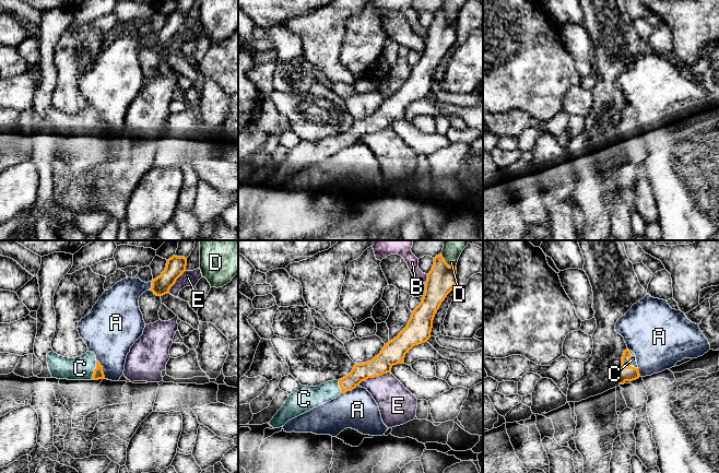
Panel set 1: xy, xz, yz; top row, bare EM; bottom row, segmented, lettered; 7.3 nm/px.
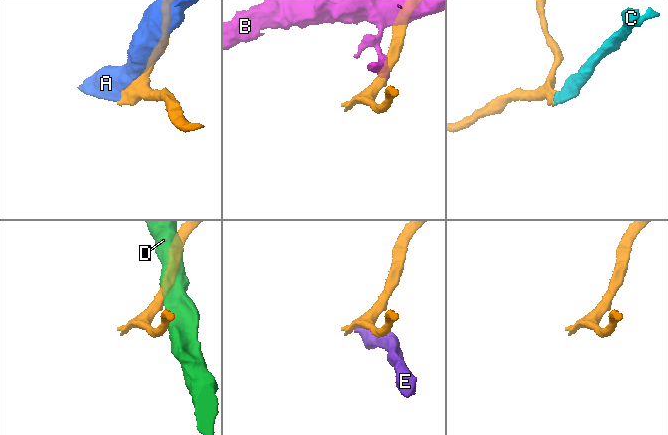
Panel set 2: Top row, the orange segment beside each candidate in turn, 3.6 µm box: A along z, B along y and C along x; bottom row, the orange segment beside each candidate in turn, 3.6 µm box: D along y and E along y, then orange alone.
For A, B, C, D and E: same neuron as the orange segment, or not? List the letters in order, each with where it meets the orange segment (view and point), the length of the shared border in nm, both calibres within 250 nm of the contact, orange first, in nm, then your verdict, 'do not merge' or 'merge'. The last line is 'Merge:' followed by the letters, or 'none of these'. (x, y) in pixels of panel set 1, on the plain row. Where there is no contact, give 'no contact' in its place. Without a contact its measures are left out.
A: xy (102, 125) | 150 nm | 70/340 nm | do not merge
B: xz (427, 33) | 60 nm | 220/90 nm | do not merge
C: yz (629, 117) | 150 nm | 120/50 nm | merge
D: xz (445, 18) | 150 nm | 220/130 nm | do not merge
E: xz (377, 131) | 190 nm | 170/260 nm | do not merge
Merge: C

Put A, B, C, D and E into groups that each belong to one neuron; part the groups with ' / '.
A / B / C / D / E

